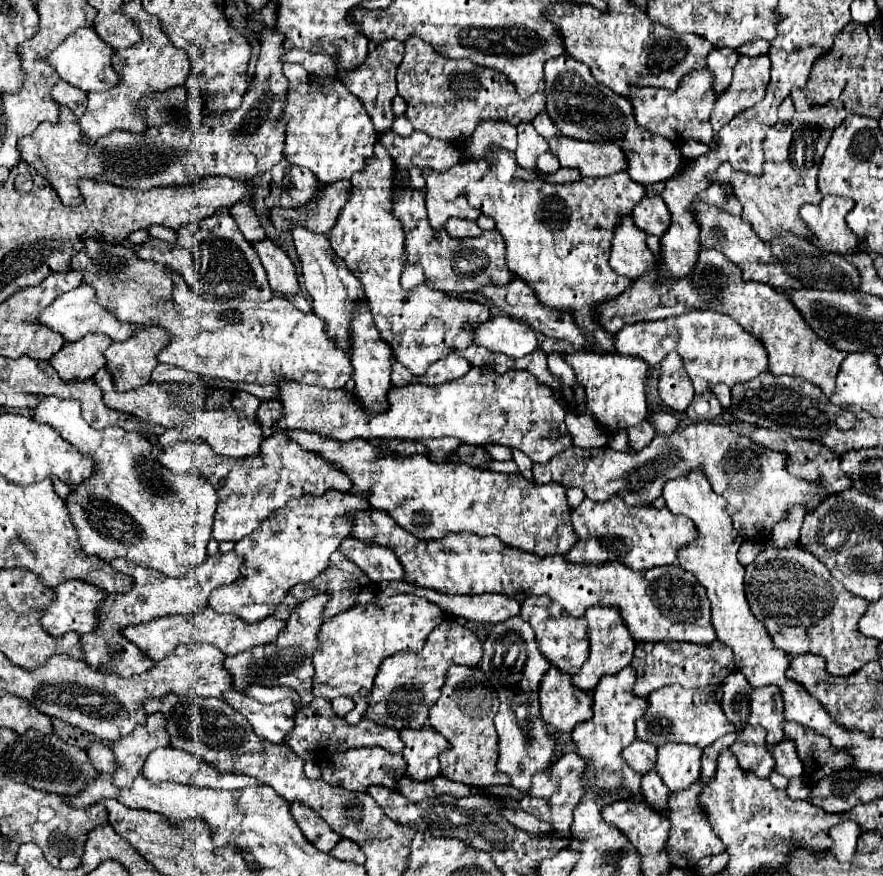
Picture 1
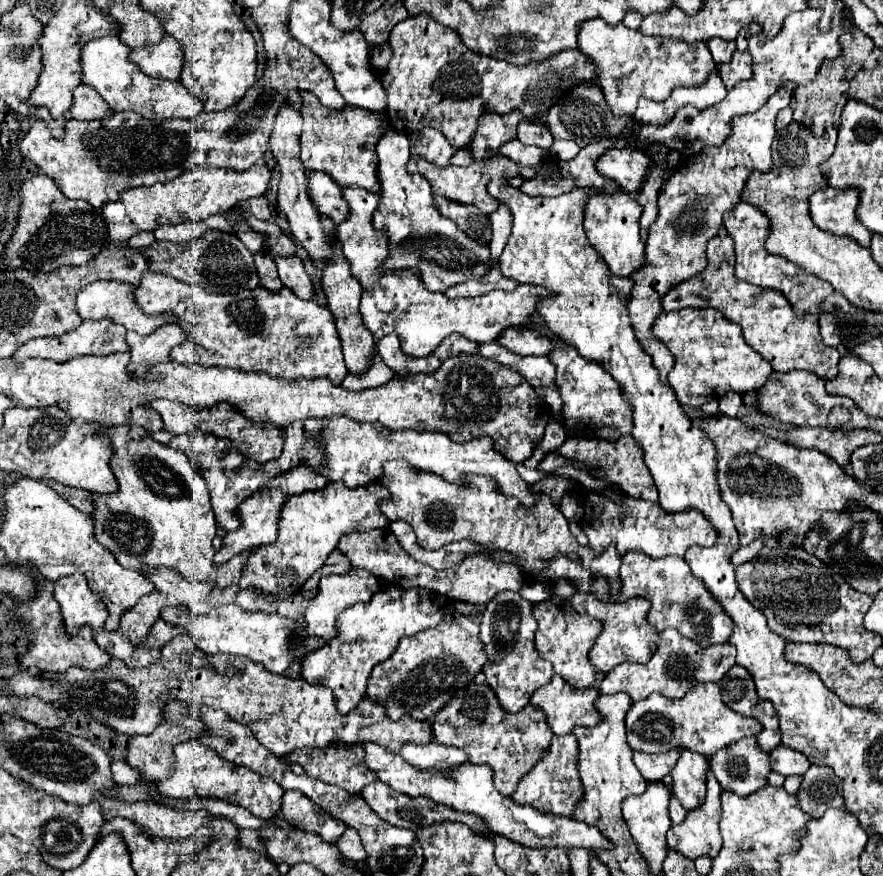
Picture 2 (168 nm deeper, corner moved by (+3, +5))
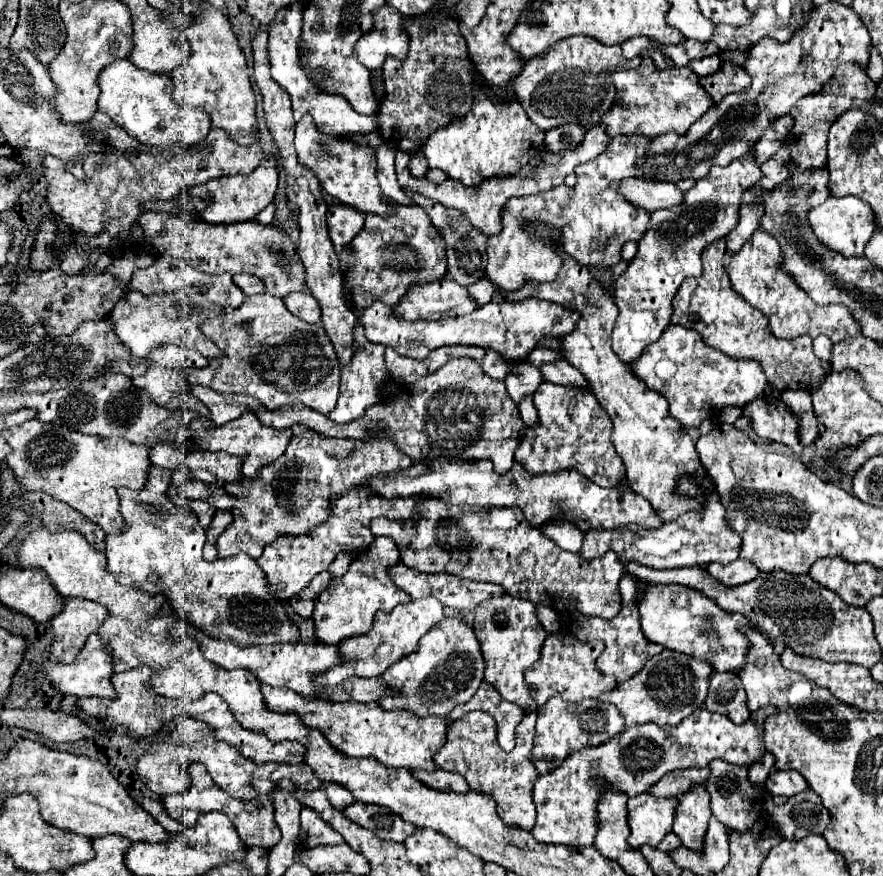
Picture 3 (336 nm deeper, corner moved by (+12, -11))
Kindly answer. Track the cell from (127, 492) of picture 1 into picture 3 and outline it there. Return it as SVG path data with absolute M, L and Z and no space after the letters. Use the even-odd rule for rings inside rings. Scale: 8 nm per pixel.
M153 466L153 470L149 472L149 480L141 492L119 488L121 514L129 528L123 534L105 538L109 572L113 572L117 582L123 586L139 588L149 594L165 594L181 616L185 616L189 622L195 624L195 628L201 628L201 632L205 632L207 636L213 636L215 640L229 640L237 646L299 642L297 624L289 620L283 602L269 592L269 582L265 580L265 572L257 566L257 562L249 554L241 552L233 556L233 560L223 560L223 562L207 562L201 556L203 544L207 542L205 530L199 526L199 520L195 514L183 514L183 512L179 514L179 508L167 498L171 474L173 472L167 468ZM143 504L153 504L157 510L161 508L163 516L149 512Z

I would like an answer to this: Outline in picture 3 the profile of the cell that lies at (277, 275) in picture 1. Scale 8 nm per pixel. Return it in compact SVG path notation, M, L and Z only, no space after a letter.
M293 292L285 298L285 306L291 314L305 322L319 322L321 320L321 310L317 300L311 296L311 292Z

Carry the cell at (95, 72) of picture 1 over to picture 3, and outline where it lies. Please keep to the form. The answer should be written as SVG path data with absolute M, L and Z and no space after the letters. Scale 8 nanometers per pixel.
M115 60L99 74L101 96L99 96L99 112L109 114L113 122L117 122L129 136L137 138L149 146L173 146L193 148L211 130L209 114L203 109L189 105L179 106L173 96L173 76L169 74L153 74L137 68L129 60Z

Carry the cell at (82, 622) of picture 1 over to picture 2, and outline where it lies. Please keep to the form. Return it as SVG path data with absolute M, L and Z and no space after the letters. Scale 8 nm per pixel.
M72 574L54 582L54 598L62 608L62 620L68 634L78 634L82 626L102 630L108 618L104 604L88 588L82 574Z

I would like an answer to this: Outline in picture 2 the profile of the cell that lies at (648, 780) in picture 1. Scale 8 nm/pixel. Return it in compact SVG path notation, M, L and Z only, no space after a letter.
M670 794L670 818L672 818L672 824L680 824L686 816L686 810L678 804L678 798L674 794Z

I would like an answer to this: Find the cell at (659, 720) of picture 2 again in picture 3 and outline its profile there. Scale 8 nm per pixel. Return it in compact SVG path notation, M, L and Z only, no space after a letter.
M765 706L759 710L757 718L737 726L727 716L699 708L675 728L639 724L627 728L621 736L615 736L597 748L571 752L559 768L539 776L533 784L537 824L531 834L541 844L563 844L577 848L593 846L597 834L597 798L601 796L601 788L611 786L613 790L621 790L627 796L637 796L641 792L649 792L649 788L657 784L657 780L661 780L667 772L705 768L711 760L717 758L729 764L751 766L767 752L763 744L763 722L773 712L777 712L777 708Z

